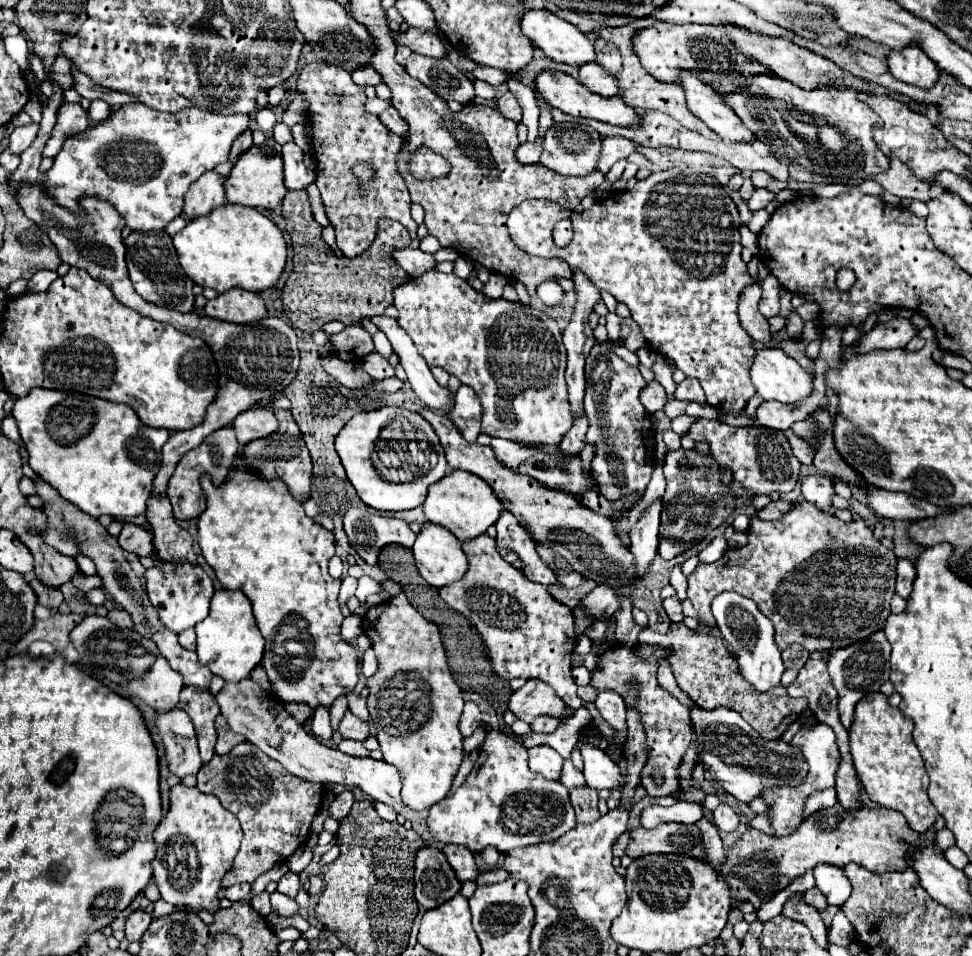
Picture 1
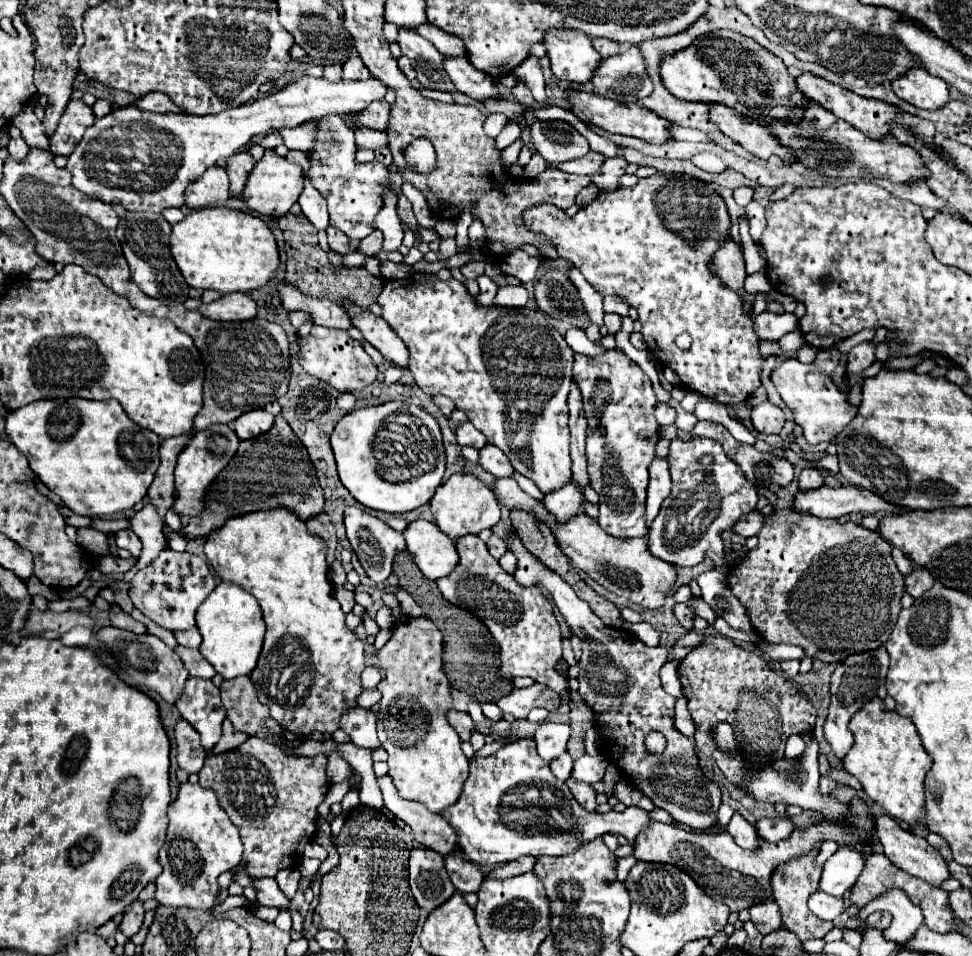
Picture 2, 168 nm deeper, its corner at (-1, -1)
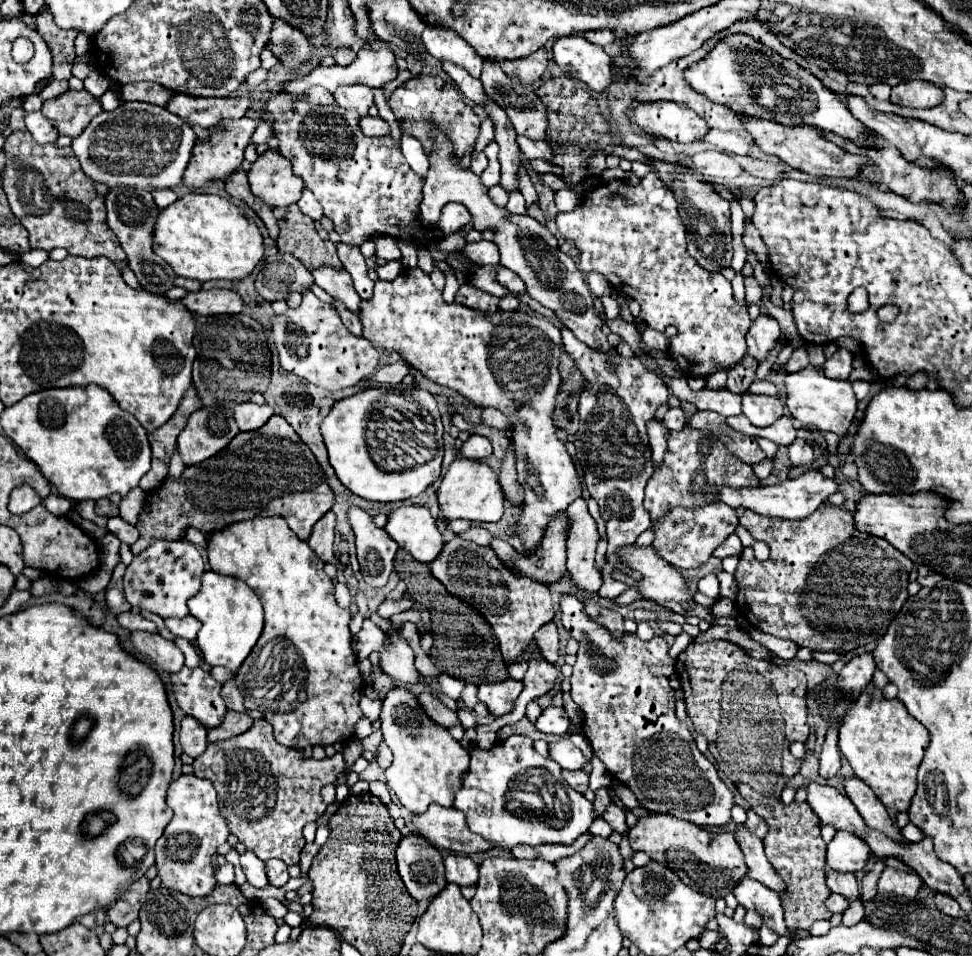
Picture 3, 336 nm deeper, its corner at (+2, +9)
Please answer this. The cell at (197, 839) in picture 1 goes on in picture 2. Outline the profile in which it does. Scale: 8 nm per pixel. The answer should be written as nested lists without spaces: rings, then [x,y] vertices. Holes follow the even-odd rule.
[[[190,782],[180,784],[178,798],[168,806],[168,818],[168,836],[158,858],[164,872],[156,878],[156,900],[166,906],[188,906],[200,910],[218,906],[220,872],[236,868],[242,860],[238,828],[218,806],[218,798],[212,790]]]

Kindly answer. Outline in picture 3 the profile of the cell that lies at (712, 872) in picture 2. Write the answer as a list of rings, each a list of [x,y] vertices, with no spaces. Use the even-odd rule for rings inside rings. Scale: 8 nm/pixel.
[[[651,814],[639,818],[629,830],[629,842],[633,850],[643,850],[659,864],[671,866],[689,888],[703,892],[711,898],[723,898],[733,892],[733,888],[747,876],[747,864],[743,852],[731,832],[713,832],[707,828],[697,828],[691,822],[683,822],[669,814]]]

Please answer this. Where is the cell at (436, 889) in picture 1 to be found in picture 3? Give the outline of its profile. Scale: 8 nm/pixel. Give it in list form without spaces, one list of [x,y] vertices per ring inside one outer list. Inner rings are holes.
[[[417,834],[401,838],[397,870],[415,900],[431,900],[447,886],[441,852]]]

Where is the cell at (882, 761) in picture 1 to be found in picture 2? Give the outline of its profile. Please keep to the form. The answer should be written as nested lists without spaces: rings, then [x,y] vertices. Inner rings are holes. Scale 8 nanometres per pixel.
[[[874,696],[852,716],[850,732],[854,734],[854,746],[844,758],[844,770],[860,780],[868,798],[880,804],[888,816],[908,826],[924,824],[924,776],[930,770],[932,758],[926,754],[914,722],[894,710],[886,710],[884,702]]]

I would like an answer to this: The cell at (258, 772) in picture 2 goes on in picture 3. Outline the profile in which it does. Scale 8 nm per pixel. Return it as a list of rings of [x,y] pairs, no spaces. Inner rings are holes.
[[[255,720],[247,732],[209,744],[207,750],[195,758],[193,768],[195,776],[213,782],[221,816],[239,842],[263,862],[279,858],[289,866],[299,862],[305,846],[303,826],[315,822],[327,810],[319,790],[337,780],[345,770],[345,762],[339,752],[323,760],[303,758],[303,750],[283,748],[283,744],[273,738],[273,728],[267,720]]]

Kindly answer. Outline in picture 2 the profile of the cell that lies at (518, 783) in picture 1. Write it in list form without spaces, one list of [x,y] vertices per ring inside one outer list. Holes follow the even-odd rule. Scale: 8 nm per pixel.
[[[518,740],[500,748],[494,756],[470,758],[470,776],[456,804],[442,812],[442,818],[458,834],[460,850],[474,862],[494,866],[518,860],[520,856],[562,856],[574,852],[582,842],[616,830],[634,846],[640,830],[650,826],[648,812],[626,808],[624,812],[588,812],[570,794],[564,782],[552,780],[552,772],[538,758],[534,740]]]

